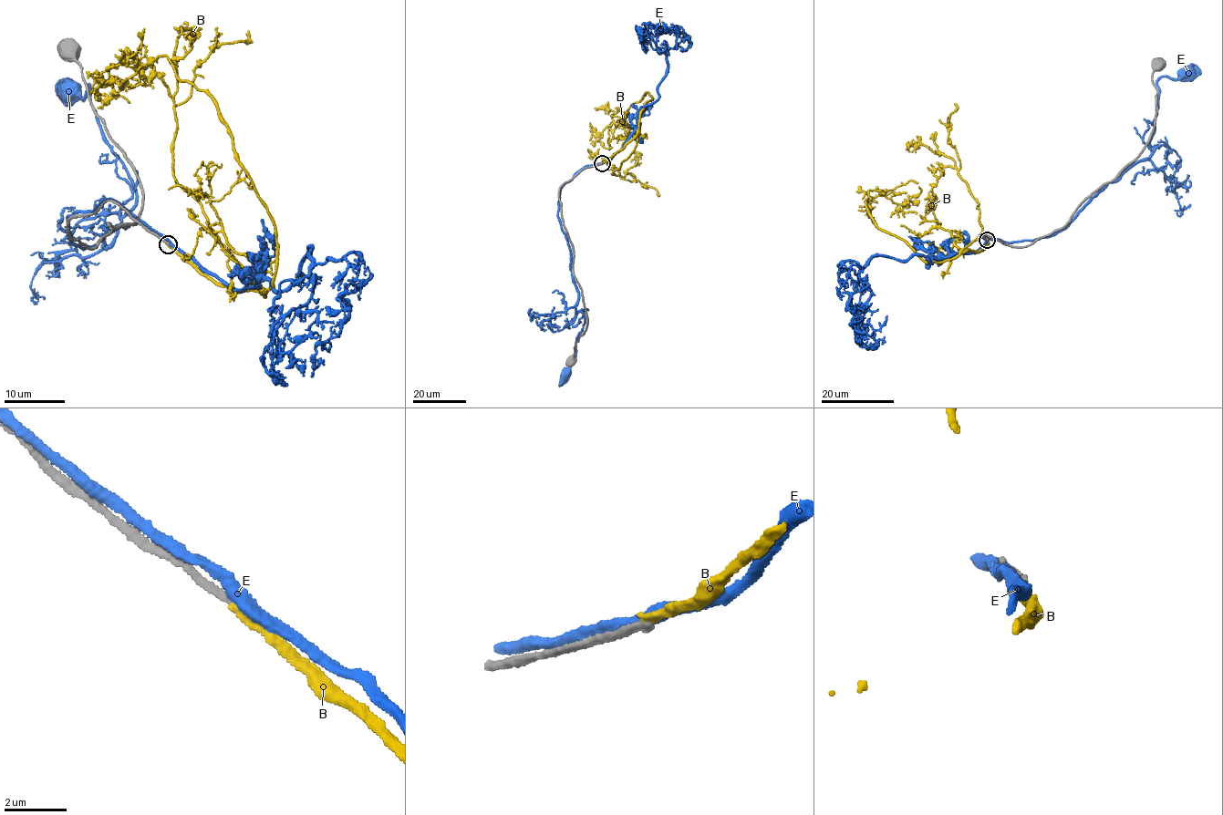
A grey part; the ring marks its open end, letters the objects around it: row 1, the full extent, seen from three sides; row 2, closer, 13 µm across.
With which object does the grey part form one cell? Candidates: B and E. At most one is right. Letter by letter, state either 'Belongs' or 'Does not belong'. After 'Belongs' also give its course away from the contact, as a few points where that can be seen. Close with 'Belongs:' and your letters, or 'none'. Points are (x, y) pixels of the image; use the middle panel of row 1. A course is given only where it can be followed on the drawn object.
B: Does not belong
E: Does not belong
Belongs: none

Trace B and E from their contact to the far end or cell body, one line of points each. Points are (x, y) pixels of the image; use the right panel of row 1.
B: (987, 240), (977, 252), (926, 262), (876, 226), (866, 207), (869, 190), (901, 204), (921, 191), (918, 186)
E: (986, 240), (979, 237), (1008, 242), (1065, 229), (1105, 185), (1151, 153), (1156, 80), (1187, 70)

